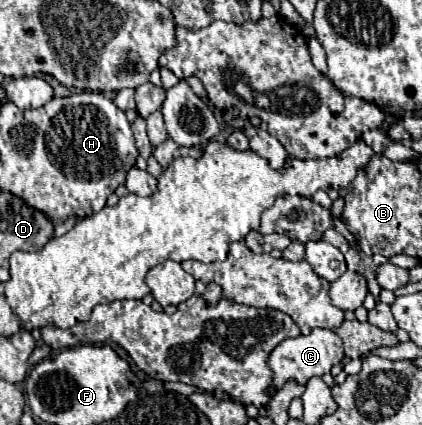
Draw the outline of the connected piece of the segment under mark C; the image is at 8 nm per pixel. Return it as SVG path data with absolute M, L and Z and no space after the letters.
M314 329L310 335L286 339L270 353L268 365L274 371L272 389L274 391L280 389L282 383L286 383L290 379L296 383L306 383L310 377L322 377L322 375L330 373L332 365L338 365L342 361L342 357L344 357L344 351L342 351L340 337L330 329Z

